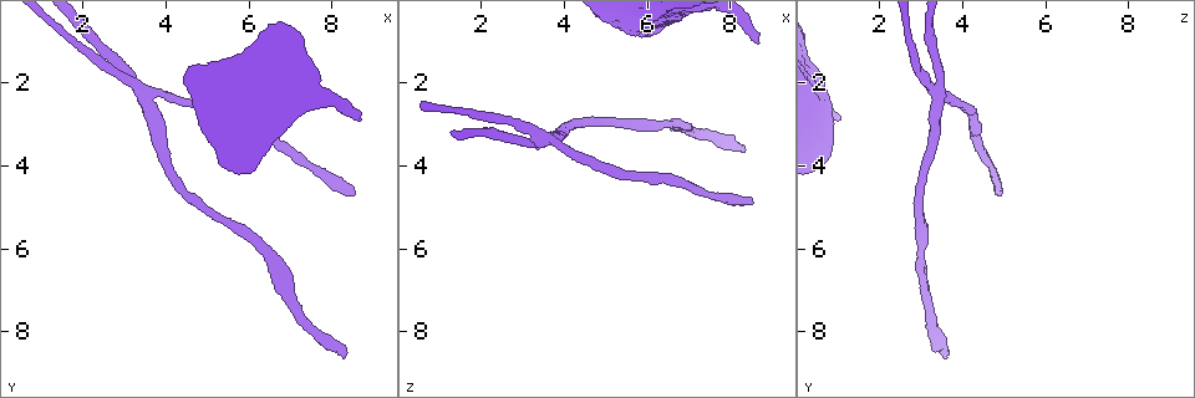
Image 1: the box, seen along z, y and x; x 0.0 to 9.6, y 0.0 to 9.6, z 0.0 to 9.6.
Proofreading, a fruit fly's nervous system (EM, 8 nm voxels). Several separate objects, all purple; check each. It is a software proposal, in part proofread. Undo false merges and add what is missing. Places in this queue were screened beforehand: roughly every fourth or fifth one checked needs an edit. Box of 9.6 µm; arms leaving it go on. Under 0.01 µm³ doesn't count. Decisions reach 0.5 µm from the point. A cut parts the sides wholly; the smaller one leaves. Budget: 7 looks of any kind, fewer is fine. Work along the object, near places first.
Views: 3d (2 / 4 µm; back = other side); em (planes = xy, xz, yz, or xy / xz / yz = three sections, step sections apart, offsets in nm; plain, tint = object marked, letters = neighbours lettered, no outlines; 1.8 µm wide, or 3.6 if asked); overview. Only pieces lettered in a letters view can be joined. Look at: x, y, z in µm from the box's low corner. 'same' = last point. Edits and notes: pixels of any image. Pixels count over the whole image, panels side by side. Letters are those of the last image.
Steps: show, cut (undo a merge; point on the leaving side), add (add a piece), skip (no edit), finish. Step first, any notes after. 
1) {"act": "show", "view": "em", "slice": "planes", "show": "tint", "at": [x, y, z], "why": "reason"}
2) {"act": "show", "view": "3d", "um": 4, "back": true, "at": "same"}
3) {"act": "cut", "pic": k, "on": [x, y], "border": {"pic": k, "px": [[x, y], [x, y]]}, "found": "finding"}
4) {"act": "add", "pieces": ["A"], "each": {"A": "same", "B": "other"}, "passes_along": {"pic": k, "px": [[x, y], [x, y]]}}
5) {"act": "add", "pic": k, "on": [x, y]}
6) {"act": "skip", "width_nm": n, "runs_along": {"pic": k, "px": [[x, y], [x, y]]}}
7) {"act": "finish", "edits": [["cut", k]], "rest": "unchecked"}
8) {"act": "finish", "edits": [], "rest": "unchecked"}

{"act": "show", "view": "3d", "um": 2, "at": [8.30, 8.60, 3.60], "why": "free end"}

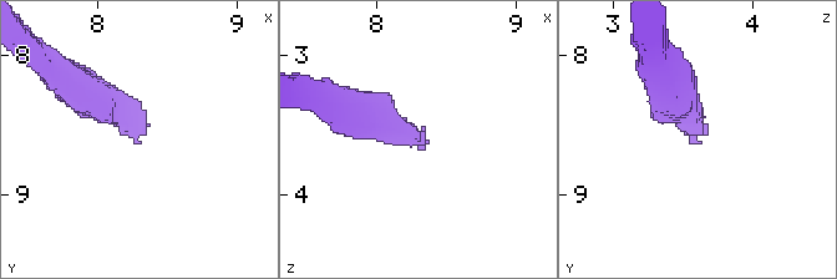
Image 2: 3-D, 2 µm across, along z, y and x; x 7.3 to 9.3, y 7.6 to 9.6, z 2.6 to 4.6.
{"act": "show", "view": "em", "slice": "yz", "step": 4, "show": "tint", "at": [8.34, 8.56, 3.68], "why": "now the EM"}

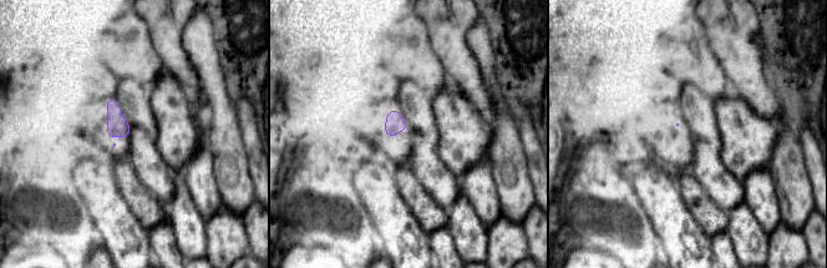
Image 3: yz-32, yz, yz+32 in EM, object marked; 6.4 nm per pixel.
{"act": "show", "view": "em", "slice": "planes", "show": "letters", "at": "same", "why": "cut it another way"}

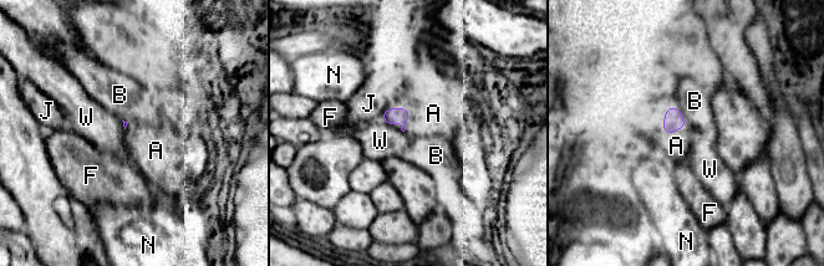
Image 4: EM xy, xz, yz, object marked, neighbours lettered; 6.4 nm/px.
{"act": "add", "pieces": ["A"], "each": {"A": "same", "B": "other", "F": "other", "J": "other", "N": "other", "W": "other"}, "passes_along": {"pic": 4, "px": [[672, 121], [674, 131], [676, 146]]}, "found": "the neuron continues"}

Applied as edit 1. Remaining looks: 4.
{"act": "show", "view": "overview", "why": "redraw"}

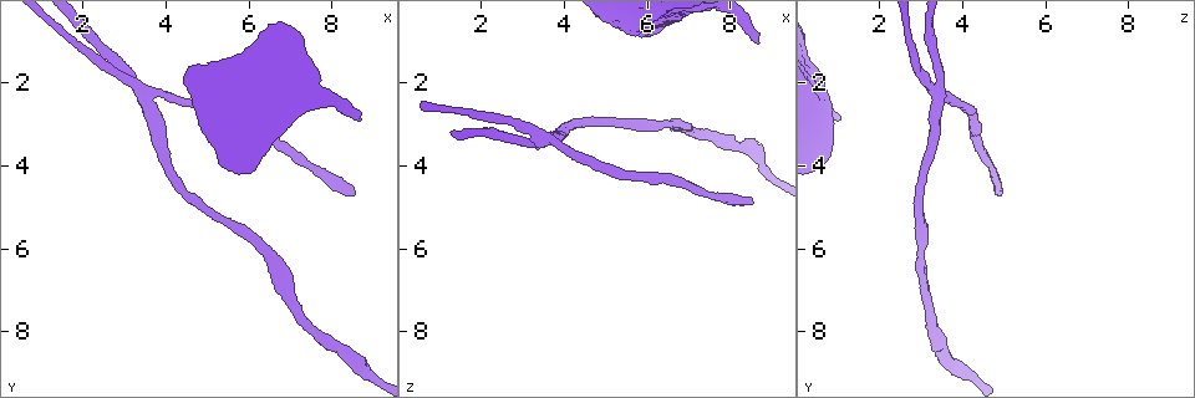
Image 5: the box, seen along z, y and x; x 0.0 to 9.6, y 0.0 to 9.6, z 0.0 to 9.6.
{"act": "show", "view": "3d", "um": 4, "at": [8.75, 2.90, 1.05], "why": "branch stops here"}

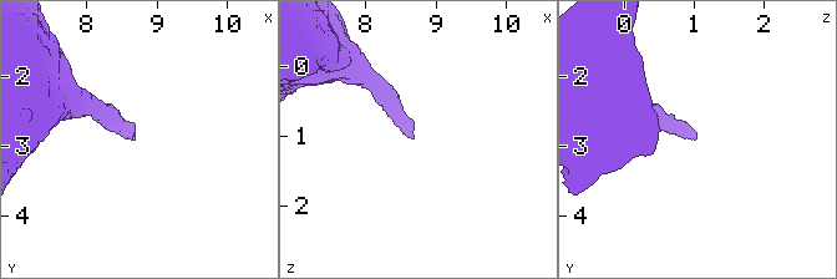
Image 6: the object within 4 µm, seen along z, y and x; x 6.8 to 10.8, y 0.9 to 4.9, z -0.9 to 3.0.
{"act": "show", "view": "em", "um": 3.6, "slice": "planes", "show": "plain", "at": [8.75, 2.85, 1.00]}

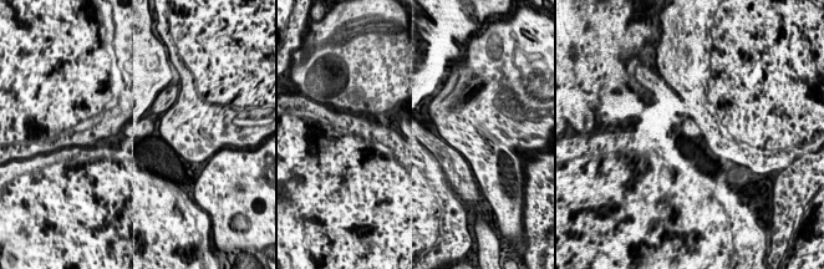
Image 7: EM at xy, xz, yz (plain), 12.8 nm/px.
{"act": "show", "view": "em", "um": 3.6, "slice": "planes", "show": "letters", "at": "same"}

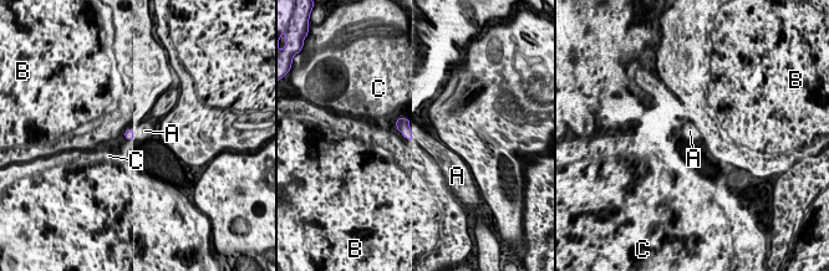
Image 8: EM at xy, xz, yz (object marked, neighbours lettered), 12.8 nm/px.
{"act": "add", "pieces": ["A"], "longest_contact_nm": ["A", 70], "each": {"A": "same", "B": "other", "C": "other"}, "found": "it goes on there"}

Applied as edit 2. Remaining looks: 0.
{"act": "finish", "edits": [["add", 4], ["add", 8]], "rest": "unchecked"}

